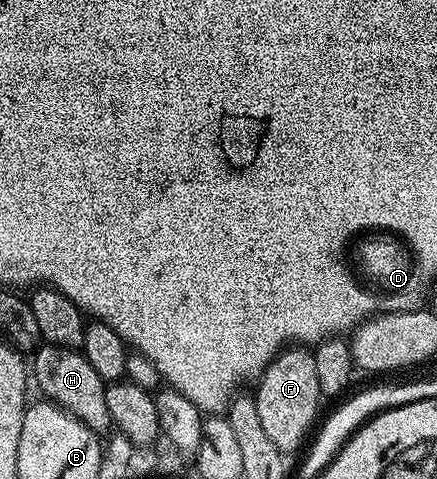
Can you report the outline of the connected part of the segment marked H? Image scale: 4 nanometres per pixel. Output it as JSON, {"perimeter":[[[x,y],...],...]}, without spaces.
{"perimeter":[[[45,343],[38,347],[31,355],[31,379],[35,387],[45,394],[42,396],[48,402],[62,407],[69,415],[83,421],[83,425],[98,433],[110,430],[111,420],[105,396],[106,380],[95,373],[95,365],[91,365],[91,361],[87,361],[80,350],[60,347],[54,343]]]}

